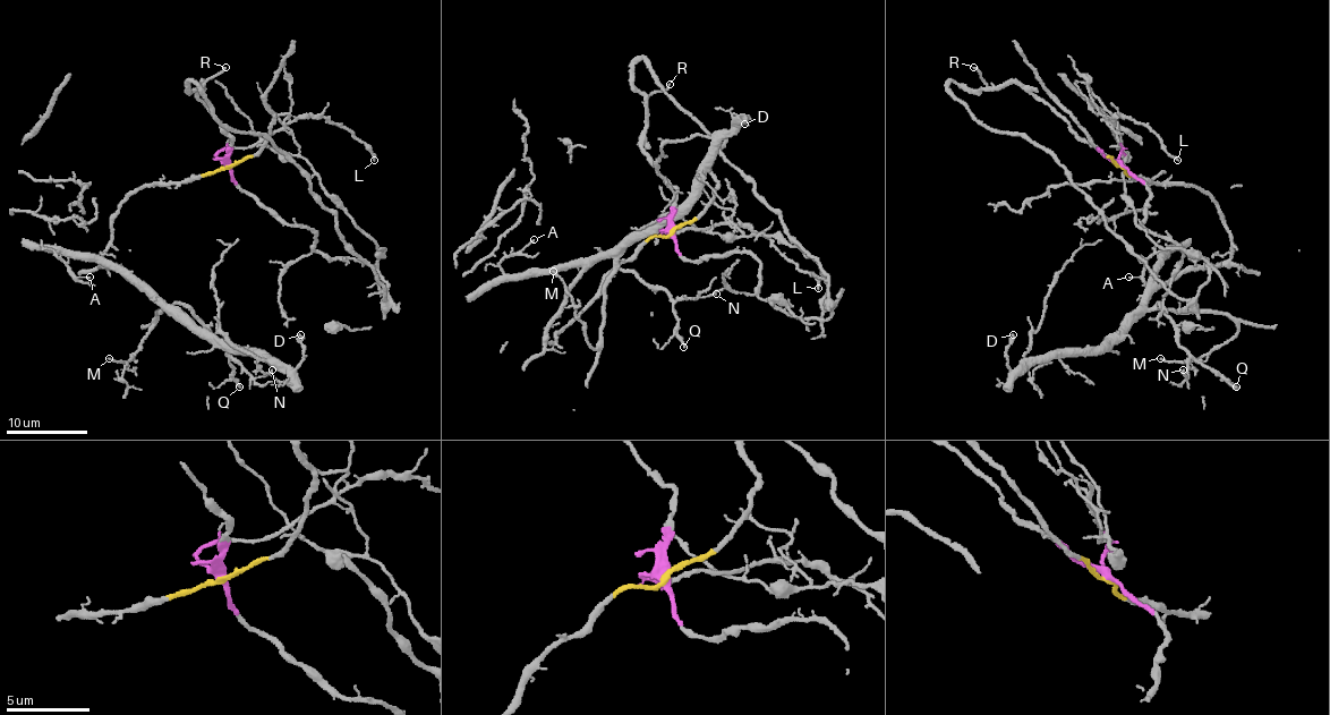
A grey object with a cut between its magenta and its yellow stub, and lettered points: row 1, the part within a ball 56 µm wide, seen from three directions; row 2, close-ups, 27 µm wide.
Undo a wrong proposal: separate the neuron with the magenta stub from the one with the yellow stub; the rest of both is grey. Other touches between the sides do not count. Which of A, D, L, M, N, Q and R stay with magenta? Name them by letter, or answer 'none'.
L, R

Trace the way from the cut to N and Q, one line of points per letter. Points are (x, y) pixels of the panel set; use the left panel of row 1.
N: (228, 166), (138, 186), (112, 221), (102, 263), (169, 308), (184, 304), (254, 376), (272, 368)
Q: (228, 166), (138, 186), (120, 204), (102, 257), (167, 306), (184, 304), (223, 348), (240, 386)

